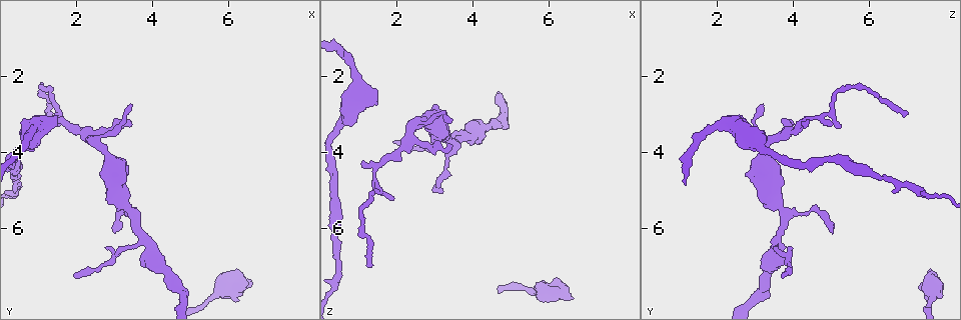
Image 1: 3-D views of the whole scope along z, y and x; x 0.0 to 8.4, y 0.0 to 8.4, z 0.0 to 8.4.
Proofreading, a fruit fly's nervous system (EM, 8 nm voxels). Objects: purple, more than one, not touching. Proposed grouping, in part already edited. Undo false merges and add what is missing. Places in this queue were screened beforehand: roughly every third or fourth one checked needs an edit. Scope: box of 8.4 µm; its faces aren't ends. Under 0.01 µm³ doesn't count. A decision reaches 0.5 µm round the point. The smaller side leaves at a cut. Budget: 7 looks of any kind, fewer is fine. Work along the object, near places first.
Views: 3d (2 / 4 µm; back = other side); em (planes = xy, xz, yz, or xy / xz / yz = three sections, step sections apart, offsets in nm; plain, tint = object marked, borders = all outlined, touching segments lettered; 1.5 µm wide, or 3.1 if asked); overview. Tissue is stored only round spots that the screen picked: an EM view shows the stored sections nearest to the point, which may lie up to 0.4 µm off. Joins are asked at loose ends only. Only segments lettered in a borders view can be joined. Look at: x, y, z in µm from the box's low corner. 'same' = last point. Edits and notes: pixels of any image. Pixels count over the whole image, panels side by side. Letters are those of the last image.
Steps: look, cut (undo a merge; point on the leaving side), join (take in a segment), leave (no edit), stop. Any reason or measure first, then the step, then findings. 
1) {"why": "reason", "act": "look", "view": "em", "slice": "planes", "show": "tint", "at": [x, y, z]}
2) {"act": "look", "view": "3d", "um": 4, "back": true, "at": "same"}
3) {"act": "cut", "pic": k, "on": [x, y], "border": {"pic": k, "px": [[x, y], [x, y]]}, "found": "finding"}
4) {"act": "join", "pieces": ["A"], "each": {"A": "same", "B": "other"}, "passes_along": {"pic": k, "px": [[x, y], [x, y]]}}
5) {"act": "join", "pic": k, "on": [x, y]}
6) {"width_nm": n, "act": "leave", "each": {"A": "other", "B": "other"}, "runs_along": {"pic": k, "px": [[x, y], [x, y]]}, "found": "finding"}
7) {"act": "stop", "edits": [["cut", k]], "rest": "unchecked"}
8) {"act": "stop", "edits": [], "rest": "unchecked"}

{"why": "free end", "act": "look", "view": "3d", "um": 2, "at": [6.65, 7.35, 7.80]}

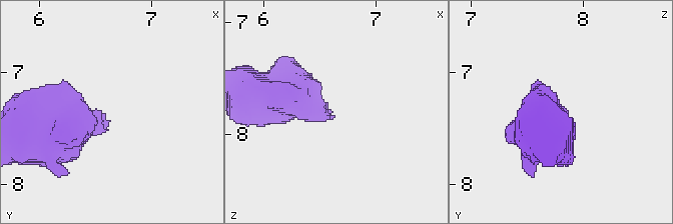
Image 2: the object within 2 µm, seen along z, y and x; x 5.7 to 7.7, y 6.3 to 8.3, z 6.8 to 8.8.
{"act": "look", "view": "em", "slice": "planes", "show": "plain", "at": [6.60, 7.42, 7.84]}

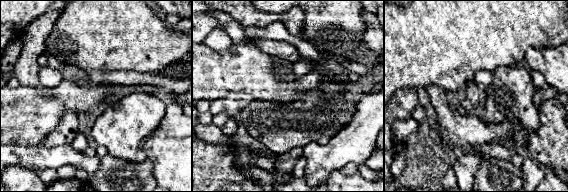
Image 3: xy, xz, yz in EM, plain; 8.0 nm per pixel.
{"why": "see the neighbours", "act": "look", "view": "em", "slice": "planes", "show": "borders", "at": "same"}

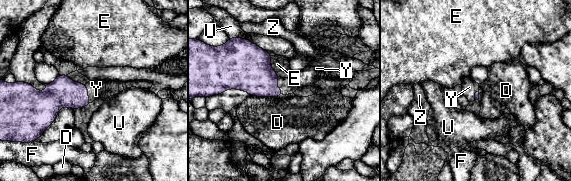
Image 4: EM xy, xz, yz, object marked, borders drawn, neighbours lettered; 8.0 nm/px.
{"act": "join", "pieces": ["Y"], "each": {"D": "other", "E": "other", "F": "other", "U": "other", "Y": "same", "Z": "other"}, "passes_along": {"pic": 4, "px": [[250, 70], [276, 86], [305, 77]]}, "found": "the cell continues"}

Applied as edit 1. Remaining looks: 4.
{"act": "look", "view": "overview"}

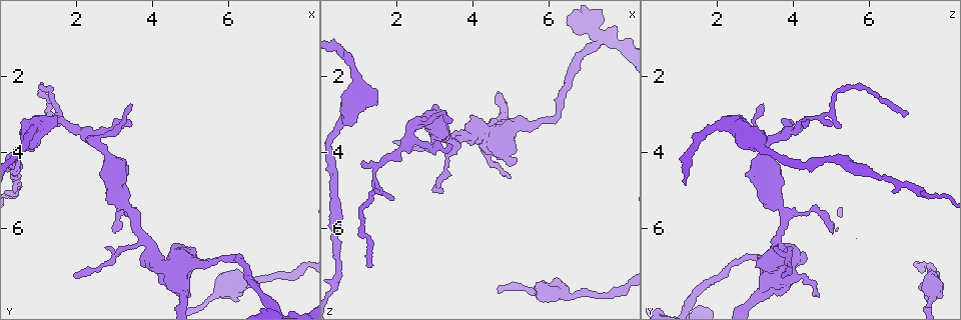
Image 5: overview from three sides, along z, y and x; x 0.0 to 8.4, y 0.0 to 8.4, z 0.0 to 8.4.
{"why": "thin end", "act": "look", "view": "3d", "um": 4, "at": [1.35, 3.05, 7.00]}

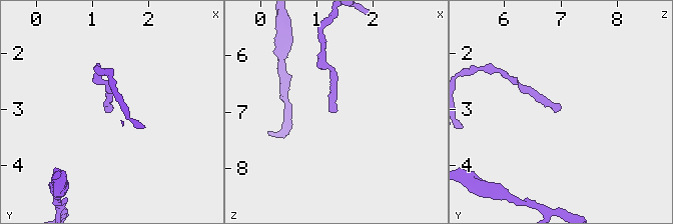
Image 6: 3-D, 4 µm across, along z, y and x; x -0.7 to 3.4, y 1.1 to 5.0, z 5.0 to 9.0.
{"why": "now the EM", "act": "look", "view": "em", "slice": "planes", "show": "borders", "at": [1.40, 3.00, 6.95]}

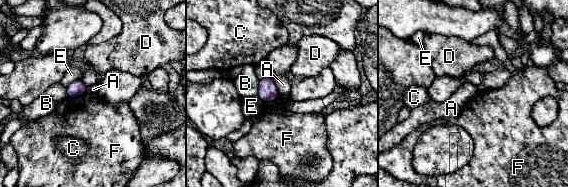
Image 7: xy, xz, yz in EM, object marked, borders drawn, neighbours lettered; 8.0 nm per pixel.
{"act": "leave", "each": {"A": "other", "B": "other", "C": "other", "D": "other", "E": "other", "F": "other"}, "border": {"pic": 7, "px": [[272, 77], [279, 94]]}, "found": "no lettered segment goes on from it"}

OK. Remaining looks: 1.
{"act": "stop", "edits": [["join", 4]], "rest": "unchecked"}

